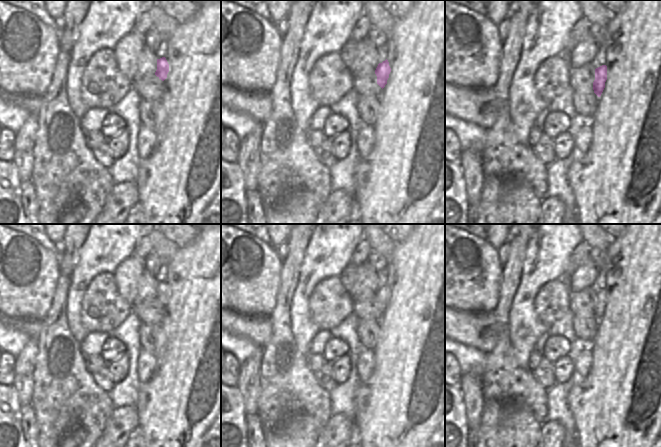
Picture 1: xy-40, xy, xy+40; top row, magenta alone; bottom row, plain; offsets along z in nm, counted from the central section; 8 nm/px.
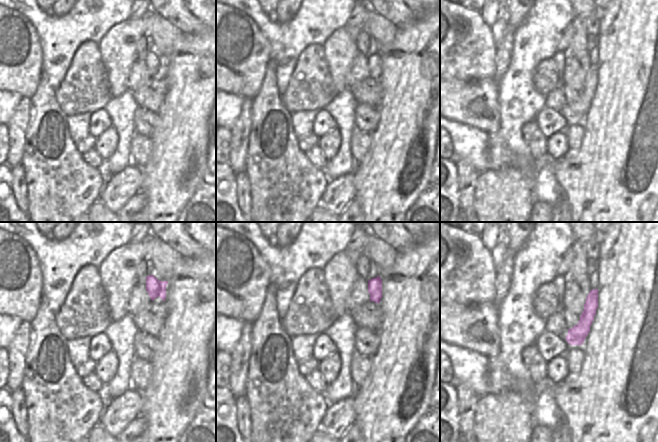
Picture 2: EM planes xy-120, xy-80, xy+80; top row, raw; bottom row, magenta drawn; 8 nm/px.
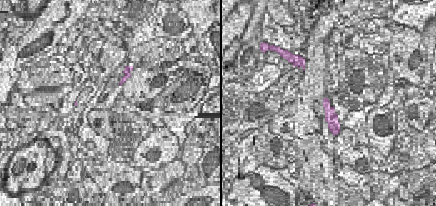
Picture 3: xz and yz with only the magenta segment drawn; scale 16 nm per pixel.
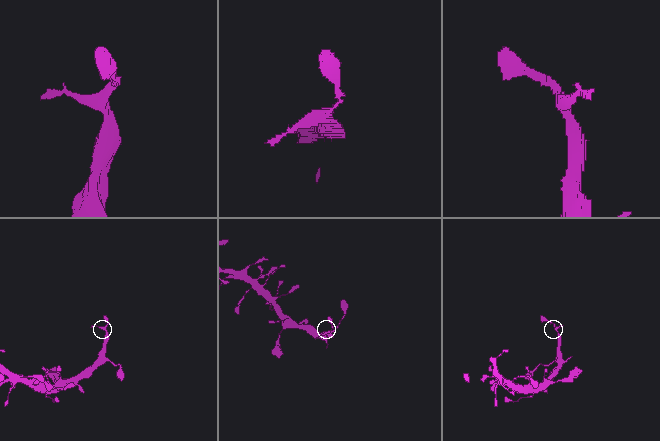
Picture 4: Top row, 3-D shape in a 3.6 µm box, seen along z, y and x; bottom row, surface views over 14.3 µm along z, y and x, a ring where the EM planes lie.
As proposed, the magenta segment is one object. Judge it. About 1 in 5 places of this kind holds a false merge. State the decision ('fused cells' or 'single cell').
single cell

